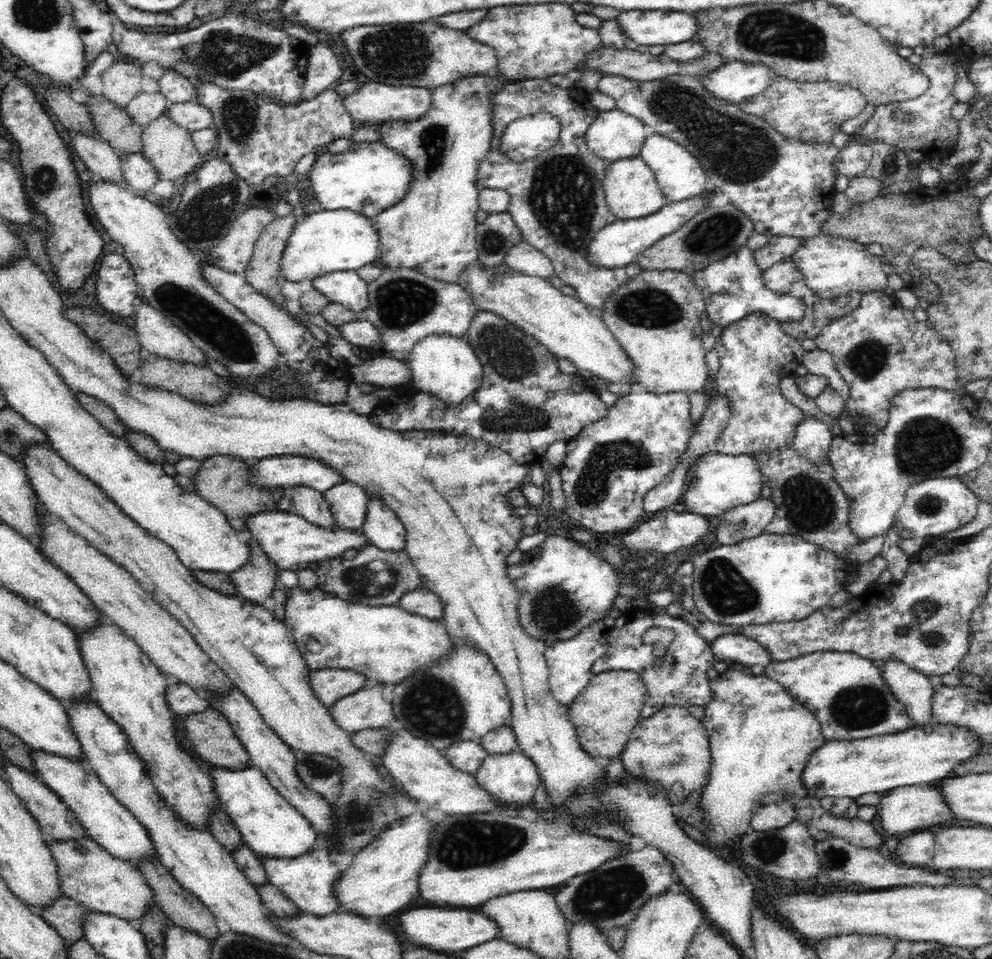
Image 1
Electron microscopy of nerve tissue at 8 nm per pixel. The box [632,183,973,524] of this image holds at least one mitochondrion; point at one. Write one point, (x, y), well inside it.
(929, 444)

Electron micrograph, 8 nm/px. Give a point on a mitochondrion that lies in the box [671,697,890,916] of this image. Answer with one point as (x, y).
(773, 846)

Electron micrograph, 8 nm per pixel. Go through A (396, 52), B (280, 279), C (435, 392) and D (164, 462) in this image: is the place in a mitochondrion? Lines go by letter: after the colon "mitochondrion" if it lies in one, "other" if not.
A: mitochondrion
B: other
C: other
D: other

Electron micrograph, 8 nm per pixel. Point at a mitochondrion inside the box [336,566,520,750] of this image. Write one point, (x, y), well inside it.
(430, 705)

